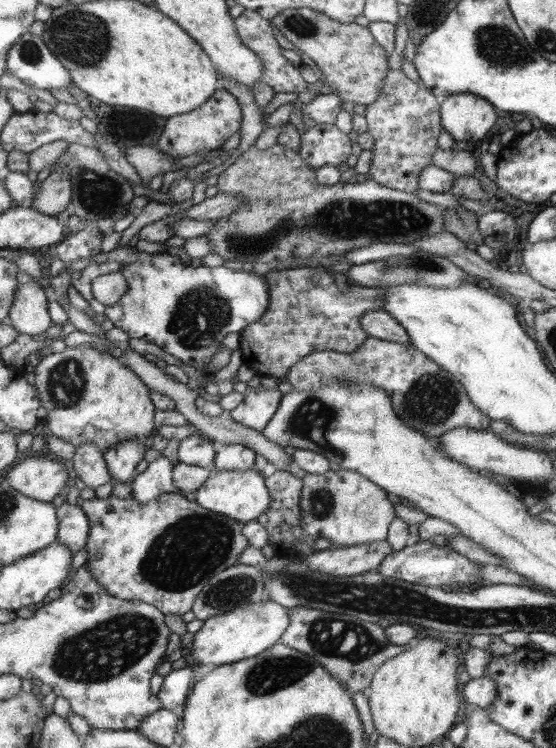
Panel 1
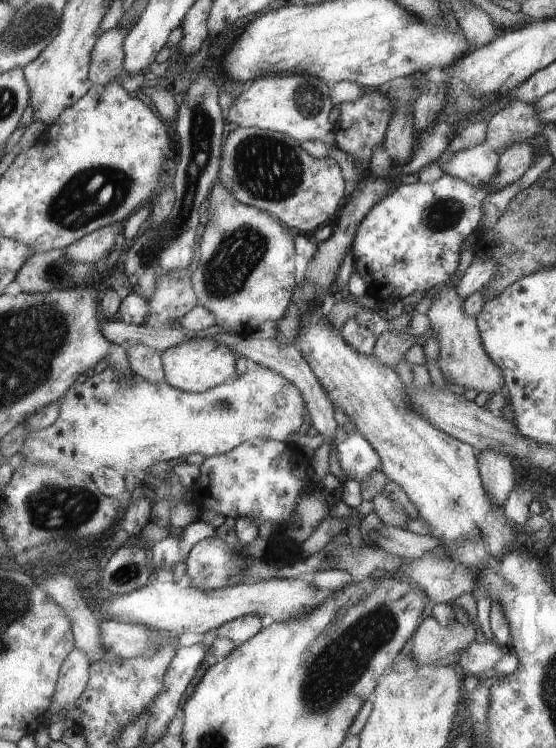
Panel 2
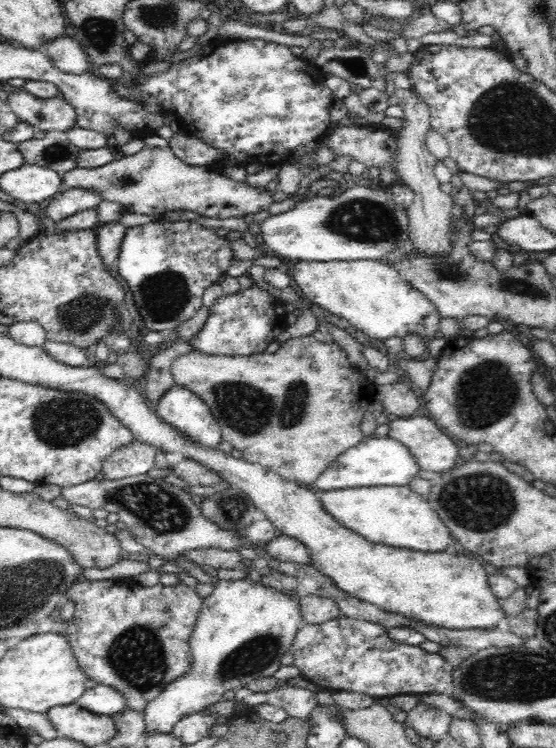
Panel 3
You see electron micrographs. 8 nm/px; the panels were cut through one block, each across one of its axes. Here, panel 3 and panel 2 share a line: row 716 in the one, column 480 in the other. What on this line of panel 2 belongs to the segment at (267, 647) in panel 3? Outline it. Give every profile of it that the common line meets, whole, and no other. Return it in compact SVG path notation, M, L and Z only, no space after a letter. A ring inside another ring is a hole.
M482 143L481 145L449 154L445 159L440 158L438 163L446 175L466 179L473 185L489 185L496 174L496 169L498 169L499 152L494 150L490 145Z

